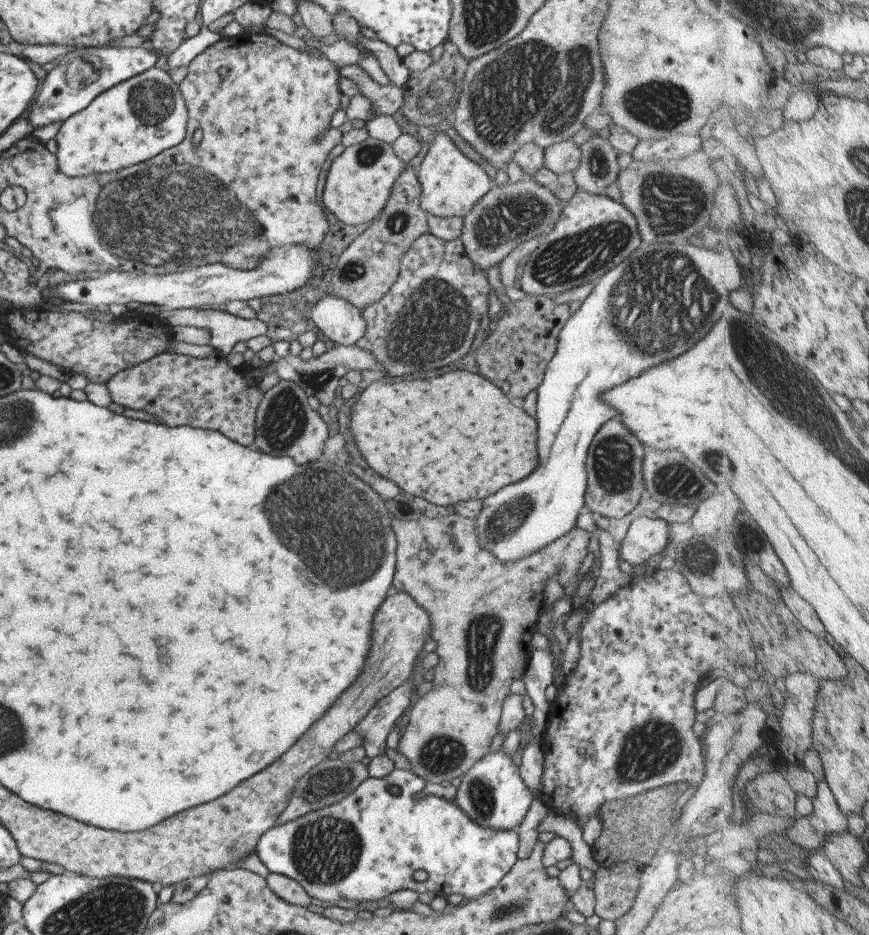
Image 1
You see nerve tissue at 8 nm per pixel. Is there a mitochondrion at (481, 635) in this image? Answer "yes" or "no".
yes

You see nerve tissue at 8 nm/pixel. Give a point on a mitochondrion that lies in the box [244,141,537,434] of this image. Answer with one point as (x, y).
(434, 313)

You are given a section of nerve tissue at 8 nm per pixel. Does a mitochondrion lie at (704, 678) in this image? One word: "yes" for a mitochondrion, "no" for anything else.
no

